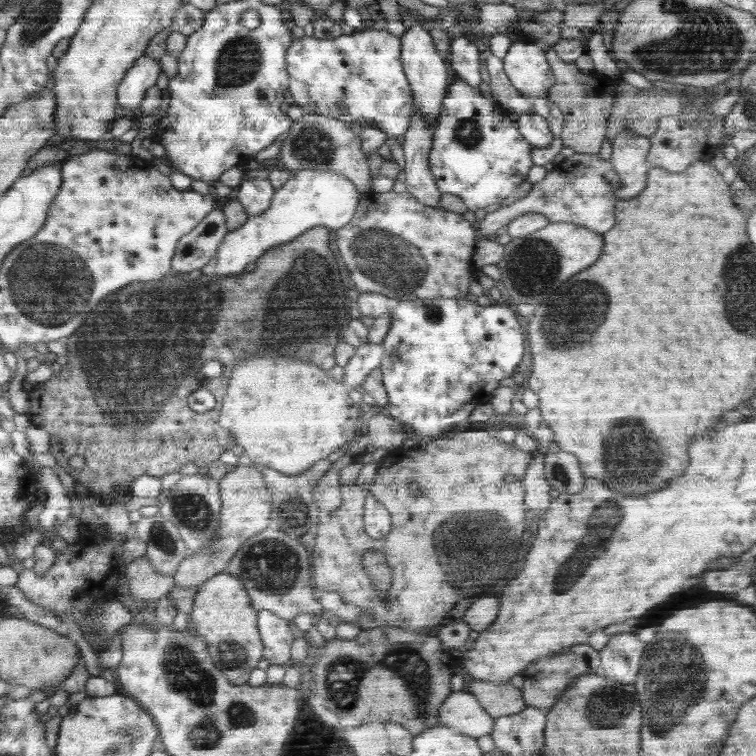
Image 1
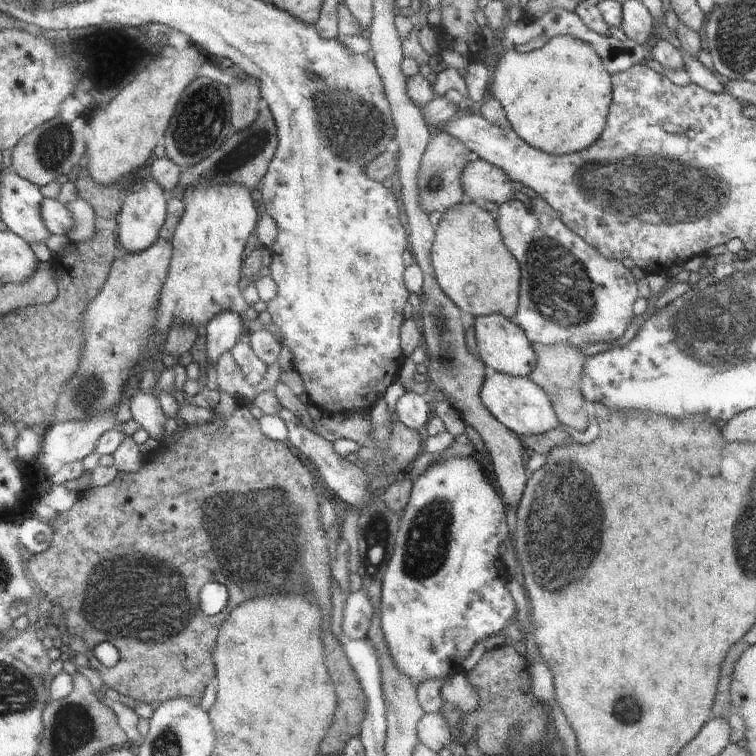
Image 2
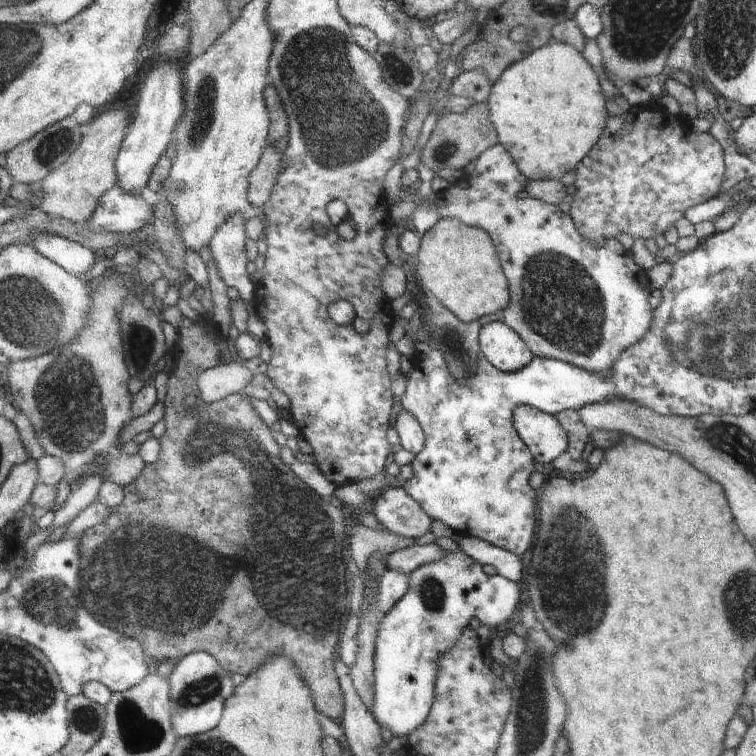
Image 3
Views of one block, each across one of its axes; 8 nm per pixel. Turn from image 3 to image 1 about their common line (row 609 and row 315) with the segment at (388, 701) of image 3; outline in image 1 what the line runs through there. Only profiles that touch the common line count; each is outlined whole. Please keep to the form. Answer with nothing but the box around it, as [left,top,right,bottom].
[379,297,524,438]

